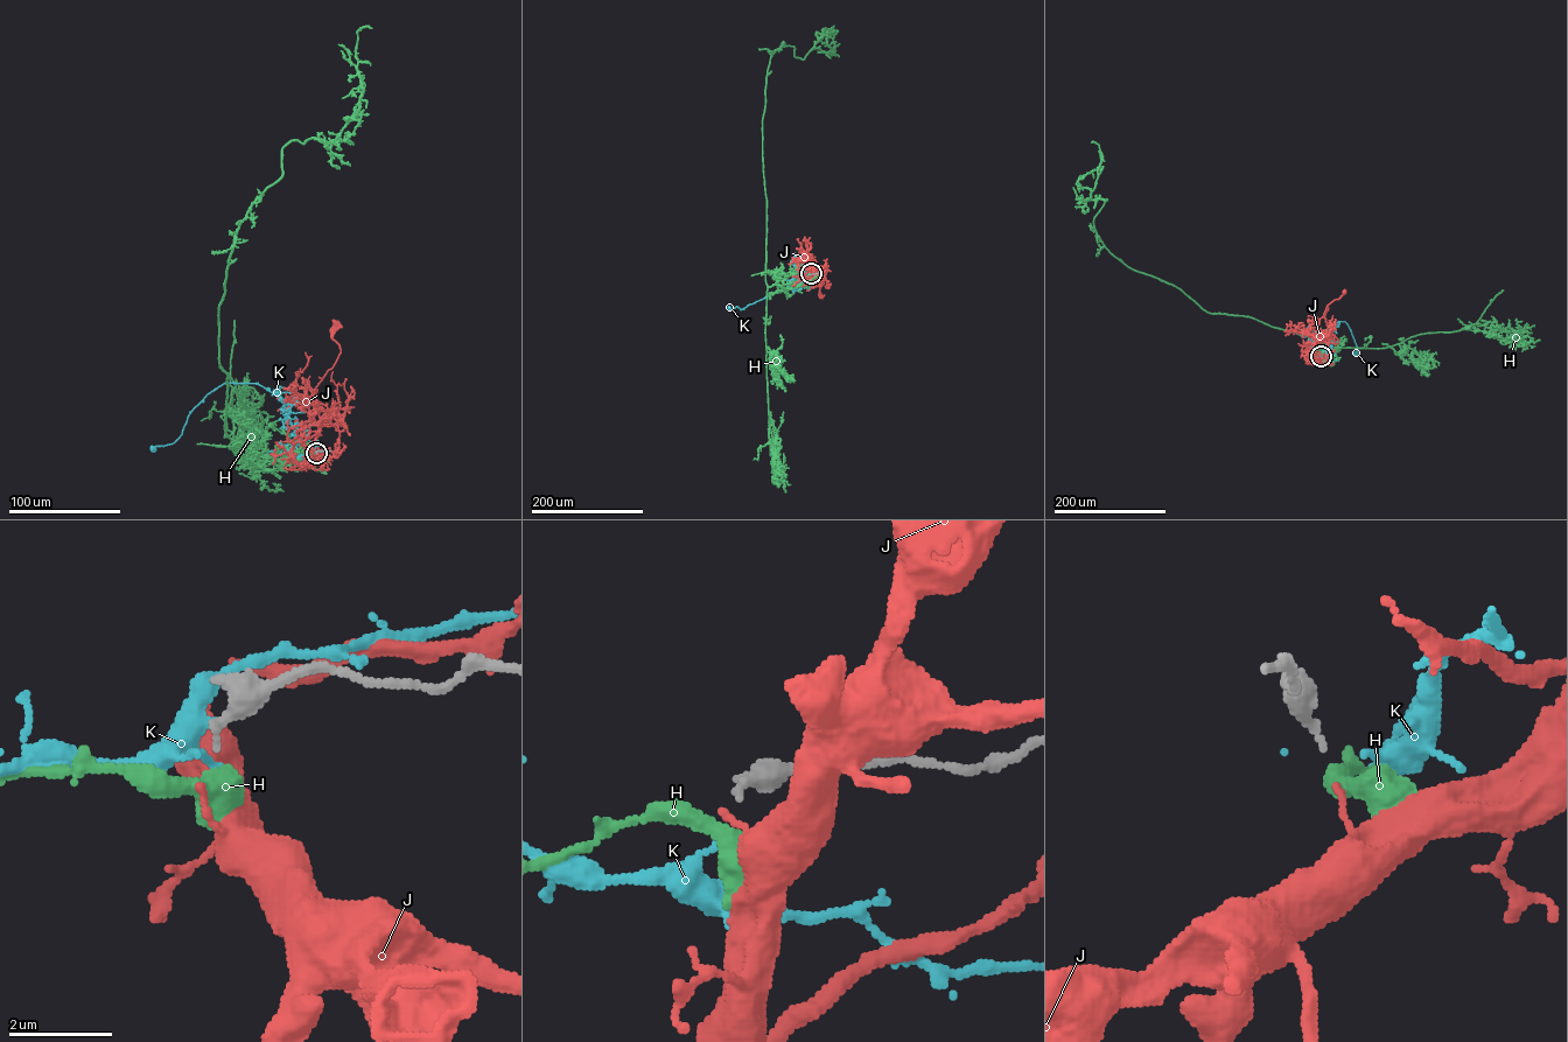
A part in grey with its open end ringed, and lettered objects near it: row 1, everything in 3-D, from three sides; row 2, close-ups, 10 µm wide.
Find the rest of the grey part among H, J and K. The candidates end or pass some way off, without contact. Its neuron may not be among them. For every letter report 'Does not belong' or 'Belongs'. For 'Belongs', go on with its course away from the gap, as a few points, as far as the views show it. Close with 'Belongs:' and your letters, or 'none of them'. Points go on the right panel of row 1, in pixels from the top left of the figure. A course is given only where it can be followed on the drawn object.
H: Does not belong
J: Does not belong
K: Does not belong
Belongs: none of them

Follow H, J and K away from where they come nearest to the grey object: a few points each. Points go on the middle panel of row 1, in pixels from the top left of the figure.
H: (811, 274), (765, 281), (765, 77), (781, 48), (793, 46), (803, 60), (818, 41), (831, 55), (839, 43)
J: (811, 274), (813, 280), (807, 280), (819, 277), (824, 279), (821, 296)
K: (811, 274), (804, 274), (799, 281), (743, 309), (728, 307)

